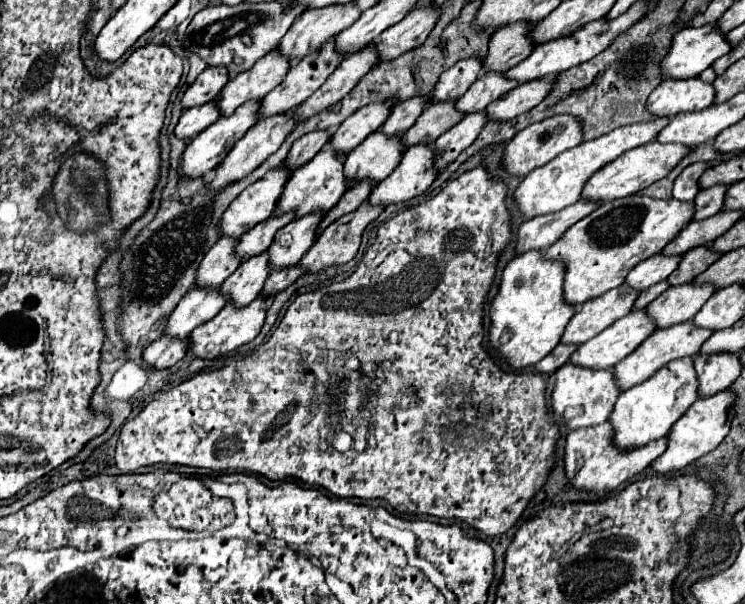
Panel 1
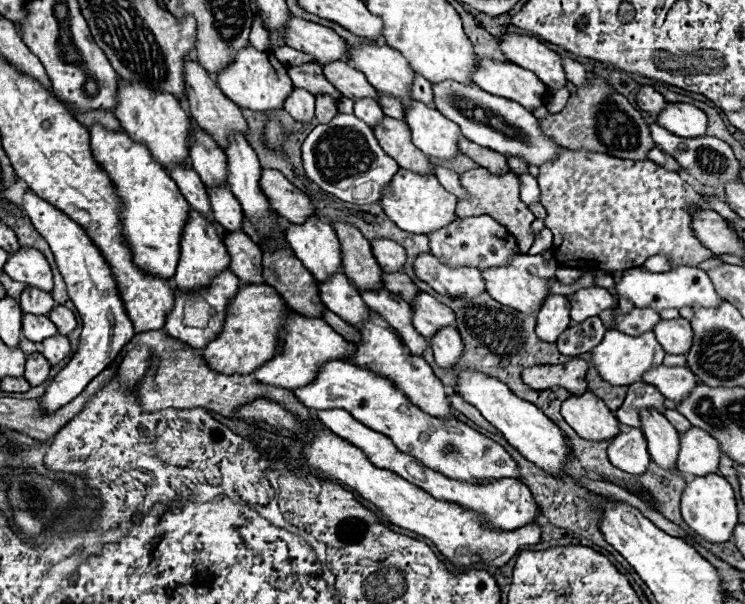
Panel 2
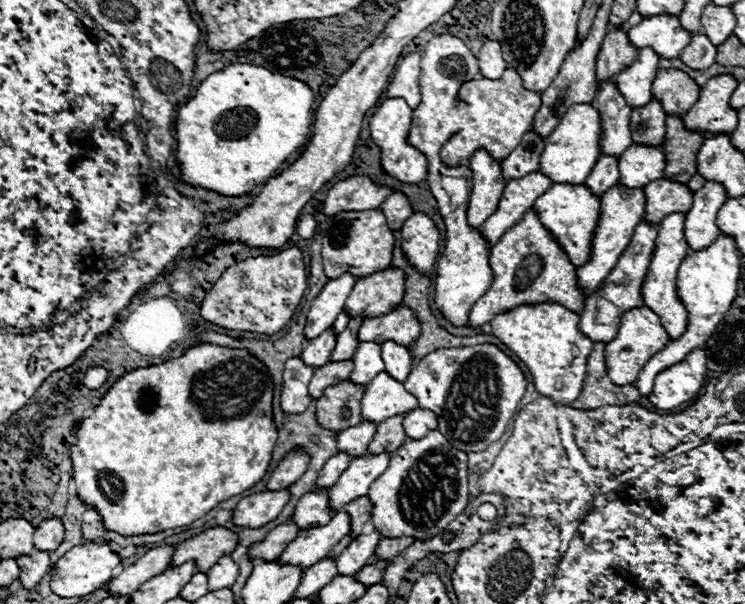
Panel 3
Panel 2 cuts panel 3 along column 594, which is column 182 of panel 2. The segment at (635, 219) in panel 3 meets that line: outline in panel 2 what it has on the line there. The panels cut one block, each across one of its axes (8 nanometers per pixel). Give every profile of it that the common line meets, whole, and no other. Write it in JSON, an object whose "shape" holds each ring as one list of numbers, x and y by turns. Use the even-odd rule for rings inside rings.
{"shape":[[190,208,188,210,188,222,182,230,182,238,180,238,180,262,174,274,174,284,184,290,184,292,196,292,200,288,204,288,206,284,210,284,210,280,220,272,228,268,228,252,220,240,220,236,216,234,214,224,210,224,210,220,206,220,204,214,200,214,198,210]]}

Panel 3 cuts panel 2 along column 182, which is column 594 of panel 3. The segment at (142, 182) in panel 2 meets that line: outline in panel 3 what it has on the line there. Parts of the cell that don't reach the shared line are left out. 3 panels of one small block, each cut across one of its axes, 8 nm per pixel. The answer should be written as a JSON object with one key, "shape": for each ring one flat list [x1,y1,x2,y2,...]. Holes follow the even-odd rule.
{"shape":[[552,184,552,188,546,190,546,194,542,194,534,202,534,208,536,208,544,228,556,238,560,248,566,252,568,260,574,266,584,264,590,256,592,232,594,232,594,228,598,224,598,216,600,216,600,198,592,196,584,184,580,184,580,186]]}

